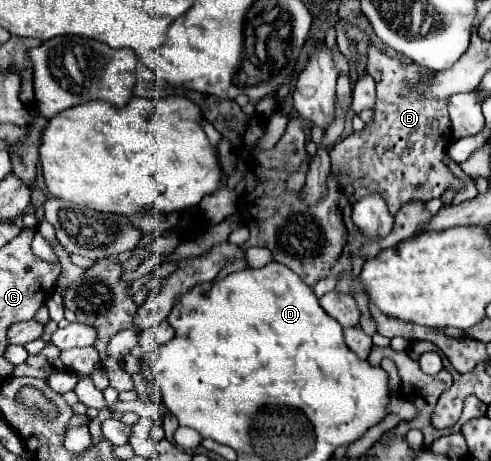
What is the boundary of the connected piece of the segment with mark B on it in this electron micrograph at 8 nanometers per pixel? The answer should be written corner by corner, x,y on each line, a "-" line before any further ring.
369,45
367,73
377,83
377,99
373,107
373,119
363,131
351,133
341,143
335,143
329,151
333,173
345,169
353,177
353,185
341,187
351,203
377,191
385,197
391,215
409,201
431,201
441,197
445,189
463,191
465,183
445,167
445,149
451,145
451,125
447,115
447,101
425,101
421,97
405,95
405,85
427,75
429,69
417,63
401,63
387,57
379,47

